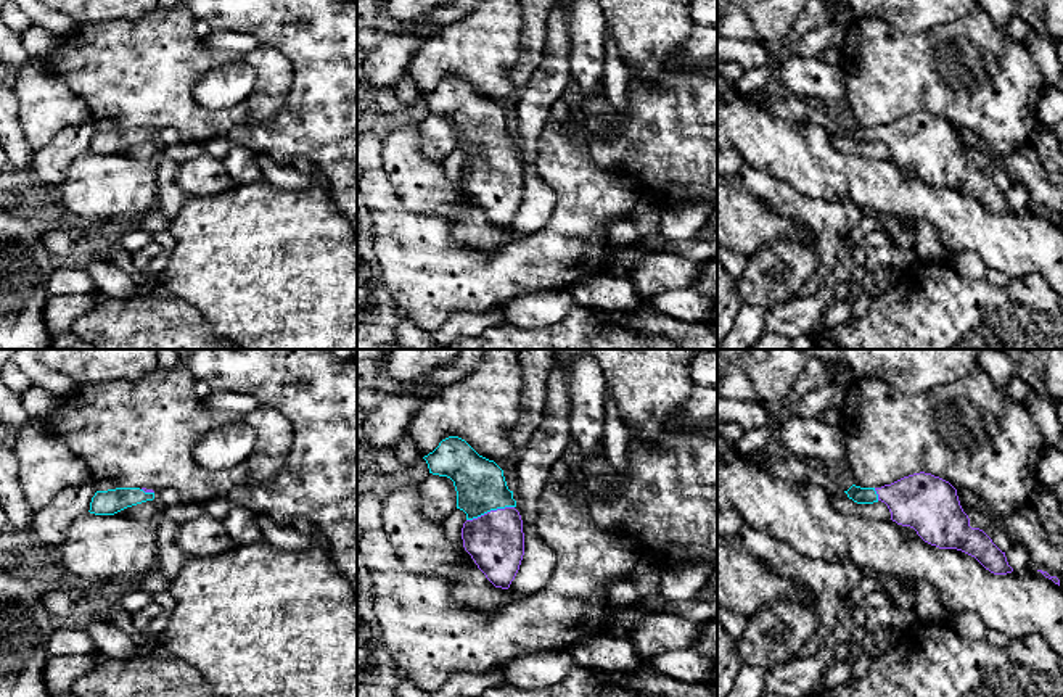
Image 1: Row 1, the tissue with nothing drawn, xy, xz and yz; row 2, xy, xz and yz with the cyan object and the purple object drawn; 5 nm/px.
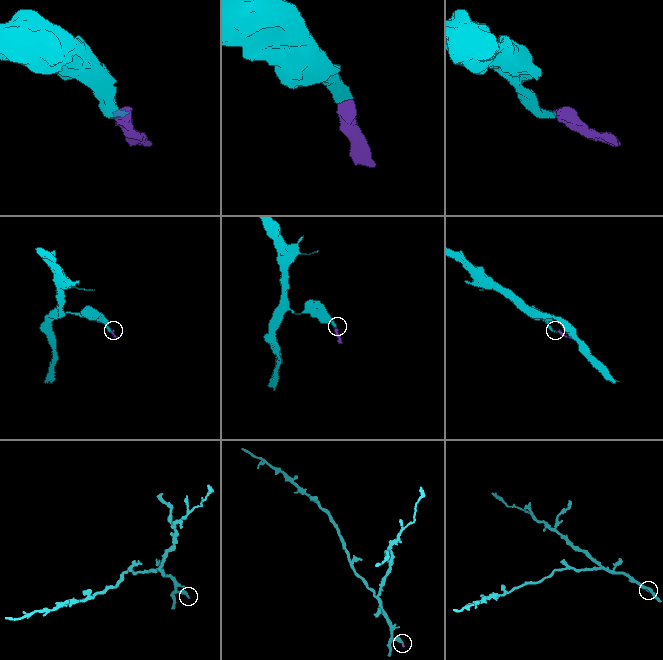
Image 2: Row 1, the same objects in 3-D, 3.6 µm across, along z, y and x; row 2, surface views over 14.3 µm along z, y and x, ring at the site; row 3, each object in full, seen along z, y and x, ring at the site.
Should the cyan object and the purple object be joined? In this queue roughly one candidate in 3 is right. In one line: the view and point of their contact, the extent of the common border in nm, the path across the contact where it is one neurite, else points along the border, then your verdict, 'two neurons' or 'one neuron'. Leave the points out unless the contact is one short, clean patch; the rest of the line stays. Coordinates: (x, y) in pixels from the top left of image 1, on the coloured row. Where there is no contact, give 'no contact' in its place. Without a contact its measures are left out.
contact xz (489, 511); length 260 nm; way xz (480, 483), (489, 511), (496, 541); one neuron

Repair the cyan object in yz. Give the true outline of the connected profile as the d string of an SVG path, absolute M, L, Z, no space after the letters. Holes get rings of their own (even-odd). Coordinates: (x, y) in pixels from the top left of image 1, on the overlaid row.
M913 473L881 488L852 485L844 491L857 504L884 502L891 520L910 526L928 544L975 557L994 575L1012 573L1005 552L979 528L970 526L957 489L931 473Z

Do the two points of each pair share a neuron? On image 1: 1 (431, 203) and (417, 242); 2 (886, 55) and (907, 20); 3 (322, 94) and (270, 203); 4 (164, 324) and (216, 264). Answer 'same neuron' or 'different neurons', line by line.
1: different neurons
2: different neurons
3: different neurons
4: different neurons

